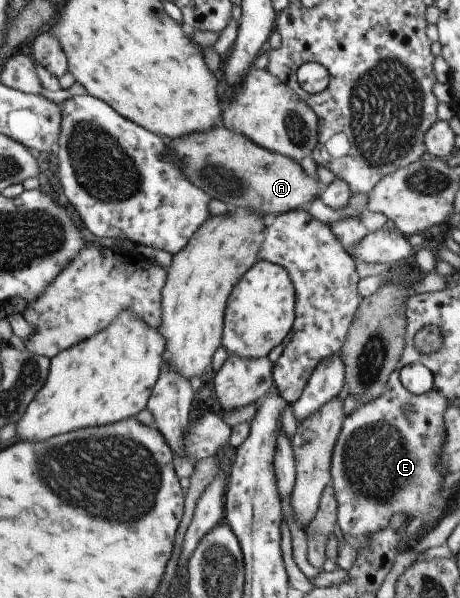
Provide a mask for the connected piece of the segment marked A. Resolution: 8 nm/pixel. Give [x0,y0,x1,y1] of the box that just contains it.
[164,124,322,216]

